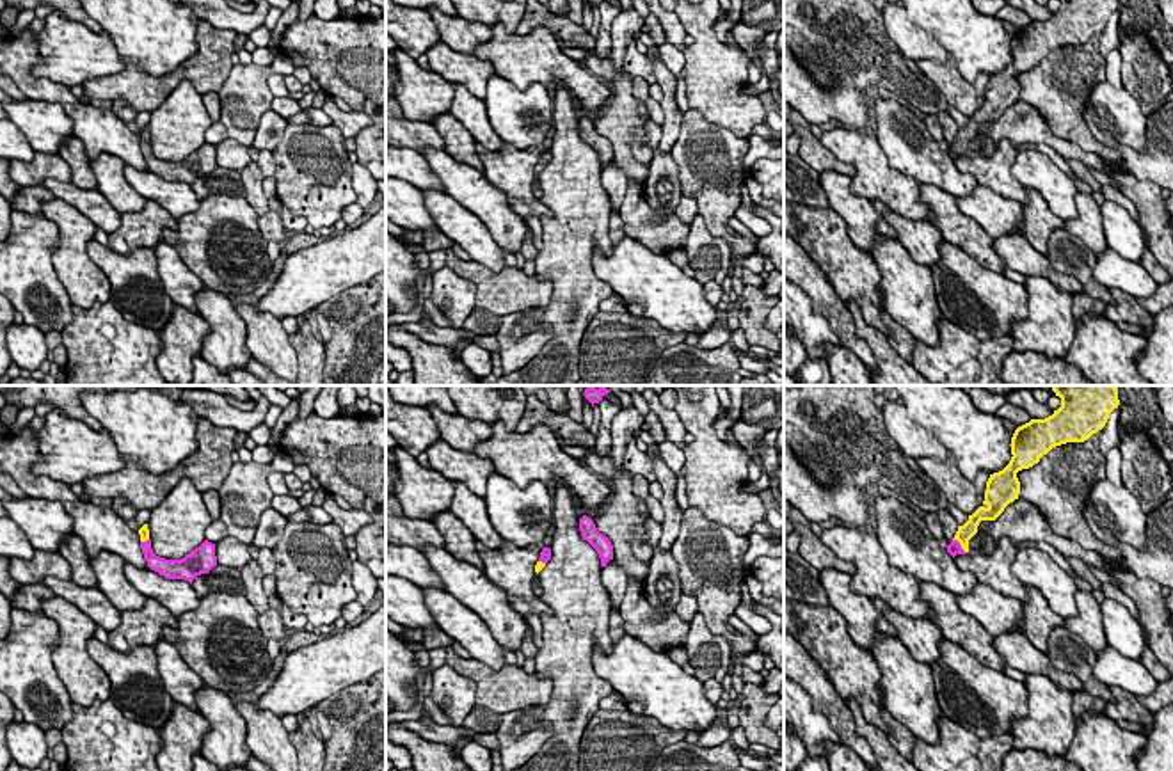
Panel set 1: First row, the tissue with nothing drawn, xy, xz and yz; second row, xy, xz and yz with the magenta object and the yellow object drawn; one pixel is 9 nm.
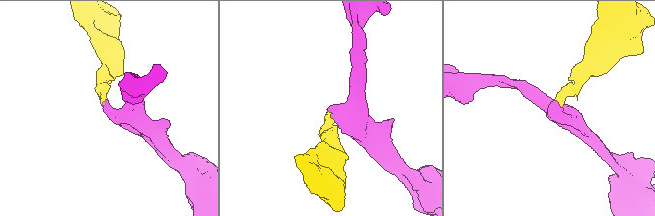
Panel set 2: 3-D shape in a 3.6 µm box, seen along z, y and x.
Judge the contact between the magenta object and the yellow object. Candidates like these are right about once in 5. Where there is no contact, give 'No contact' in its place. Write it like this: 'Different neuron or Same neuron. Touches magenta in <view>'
Same neuron. Touches magenta in yz

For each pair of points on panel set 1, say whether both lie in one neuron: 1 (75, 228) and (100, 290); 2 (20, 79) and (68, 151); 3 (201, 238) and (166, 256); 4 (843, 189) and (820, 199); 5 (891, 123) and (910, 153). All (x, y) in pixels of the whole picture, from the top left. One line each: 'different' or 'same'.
1: same
2: different
3: different
4: different
5: same

